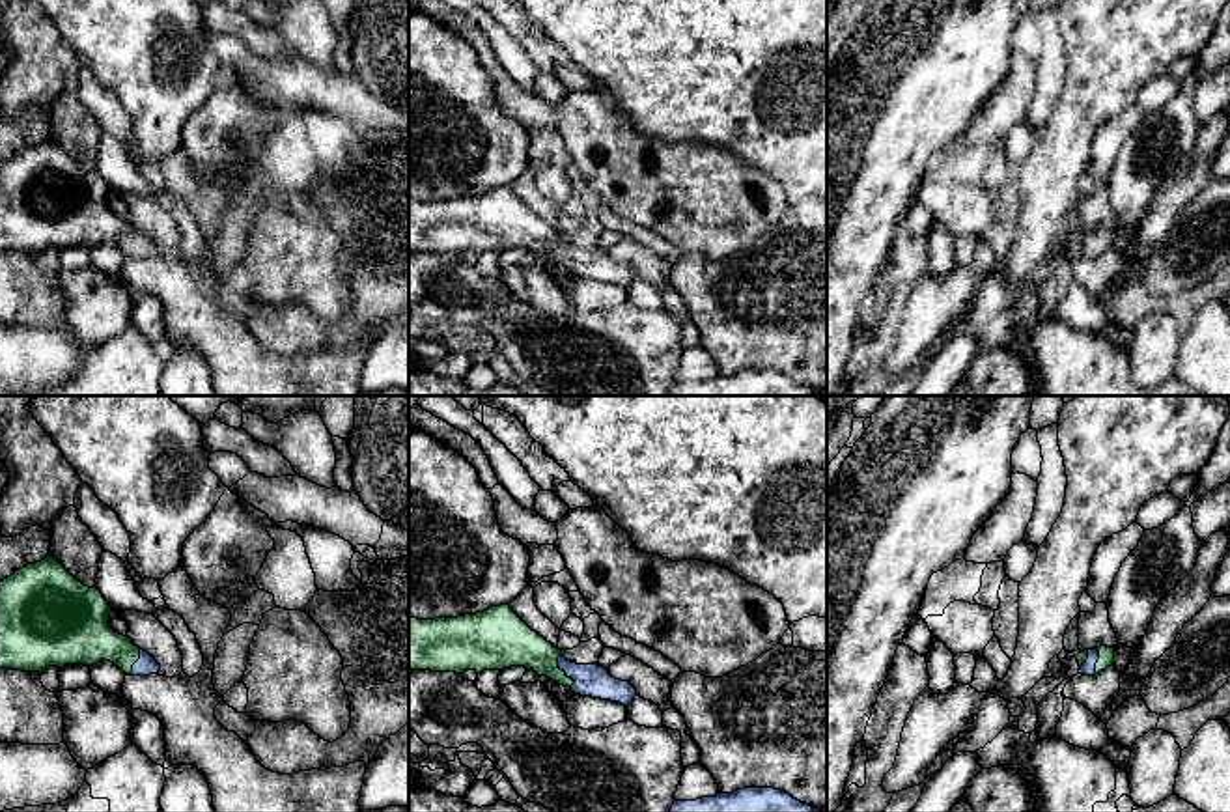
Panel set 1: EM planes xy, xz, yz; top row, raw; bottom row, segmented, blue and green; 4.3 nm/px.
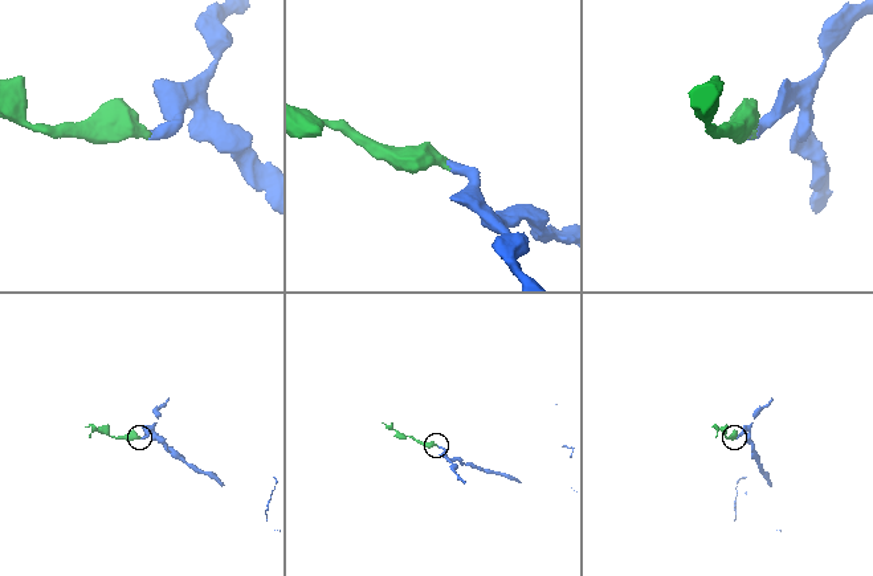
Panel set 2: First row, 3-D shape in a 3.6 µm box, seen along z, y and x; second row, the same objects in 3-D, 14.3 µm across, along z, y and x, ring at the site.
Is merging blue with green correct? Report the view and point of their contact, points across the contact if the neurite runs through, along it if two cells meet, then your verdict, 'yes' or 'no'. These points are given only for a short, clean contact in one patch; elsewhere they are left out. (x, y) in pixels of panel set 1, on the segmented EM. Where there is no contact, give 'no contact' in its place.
meets blue in xz at (562, 669); runs through xz (590, 680), (562, 669), (512, 643); yes

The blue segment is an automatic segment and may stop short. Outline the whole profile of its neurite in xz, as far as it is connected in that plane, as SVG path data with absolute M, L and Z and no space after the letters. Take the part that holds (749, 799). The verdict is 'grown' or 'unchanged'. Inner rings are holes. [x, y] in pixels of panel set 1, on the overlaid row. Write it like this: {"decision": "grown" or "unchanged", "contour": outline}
{"decision": "unchanged", "contour": "M743 788L696 801L674 801L670 812L821 812L775 788Z"}

